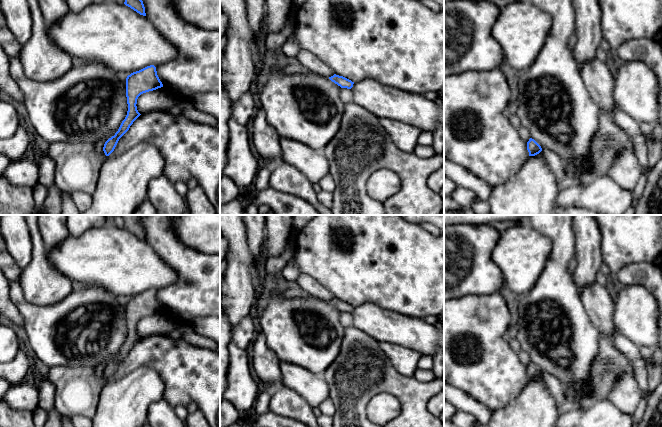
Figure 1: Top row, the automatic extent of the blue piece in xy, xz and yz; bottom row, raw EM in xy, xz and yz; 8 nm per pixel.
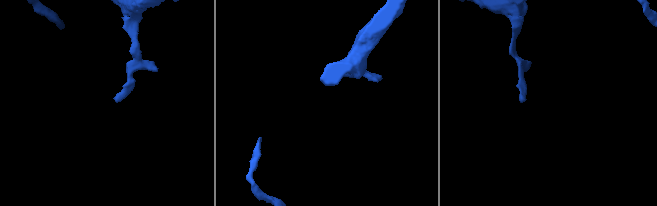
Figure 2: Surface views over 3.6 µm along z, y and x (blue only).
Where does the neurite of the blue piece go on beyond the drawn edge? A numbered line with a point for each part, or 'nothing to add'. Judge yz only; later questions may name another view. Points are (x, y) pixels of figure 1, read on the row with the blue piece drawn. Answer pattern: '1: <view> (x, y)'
nothing to add

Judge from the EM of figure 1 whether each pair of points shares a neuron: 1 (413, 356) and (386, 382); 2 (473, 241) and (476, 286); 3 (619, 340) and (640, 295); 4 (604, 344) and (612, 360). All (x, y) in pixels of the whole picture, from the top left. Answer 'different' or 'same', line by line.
1: different
2: same
3: different
4: same

